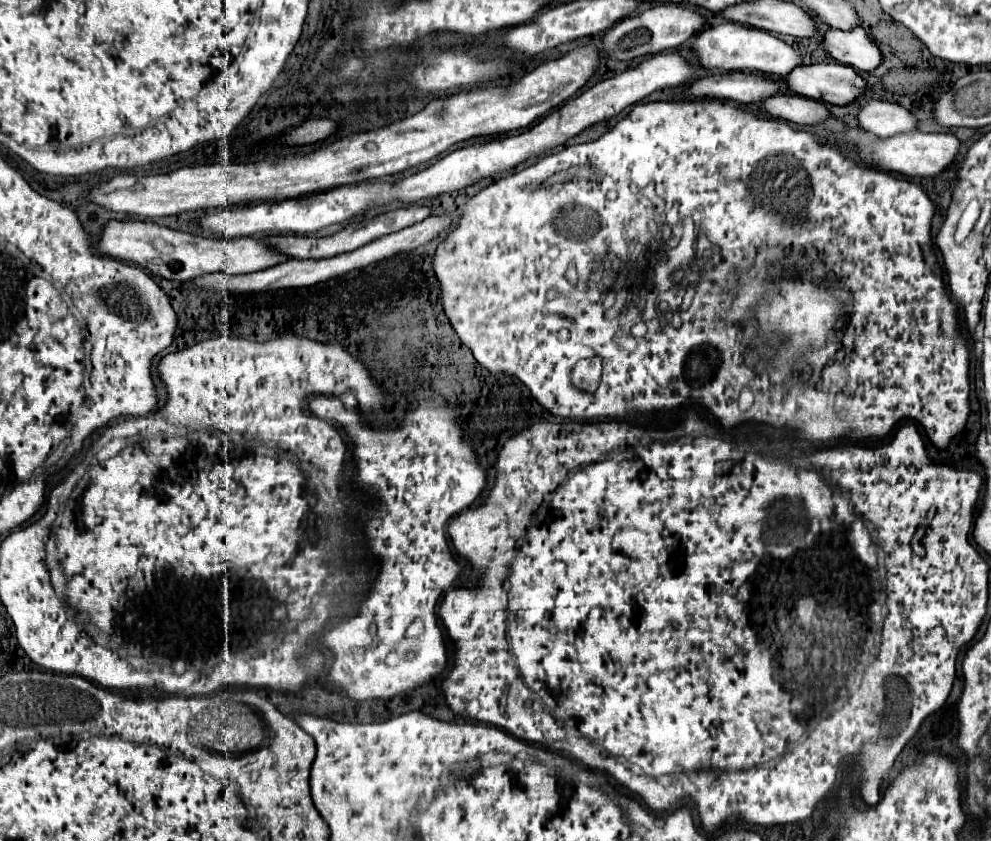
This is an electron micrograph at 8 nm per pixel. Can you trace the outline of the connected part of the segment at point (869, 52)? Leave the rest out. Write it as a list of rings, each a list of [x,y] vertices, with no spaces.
[[[862,27],[854,31],[830,29],[824,35],[822,45],[838,63],[850,65],[860,71],[872,71],[882,63],[882,53],[878,45],[866,35]]]

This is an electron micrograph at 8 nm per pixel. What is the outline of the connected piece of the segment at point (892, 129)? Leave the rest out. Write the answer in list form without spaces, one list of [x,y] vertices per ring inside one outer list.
[[[868,101],[858,113],[858,121],[880,139],[918,129],[918,117],[914,113],[888,101]]]

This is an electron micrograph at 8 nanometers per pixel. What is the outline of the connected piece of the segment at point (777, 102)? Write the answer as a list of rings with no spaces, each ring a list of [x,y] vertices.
[[[774,95],[760,105],[772,117],[792,121],[798,125],[818,125],[832,115],[824,103],[802,95]]]

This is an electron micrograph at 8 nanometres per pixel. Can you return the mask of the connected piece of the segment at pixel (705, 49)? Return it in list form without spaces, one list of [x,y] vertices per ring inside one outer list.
[[[724,23],[710,27],[694,37],[694,51],[700,57],[700,65],[706,69],[724,69],[724,71],[760,71],[766,75],[788,75],[792,67],[804,65],[800,51],[790,47],[786,41],[774,37],[768,31],[752,29],[738,23]]]

